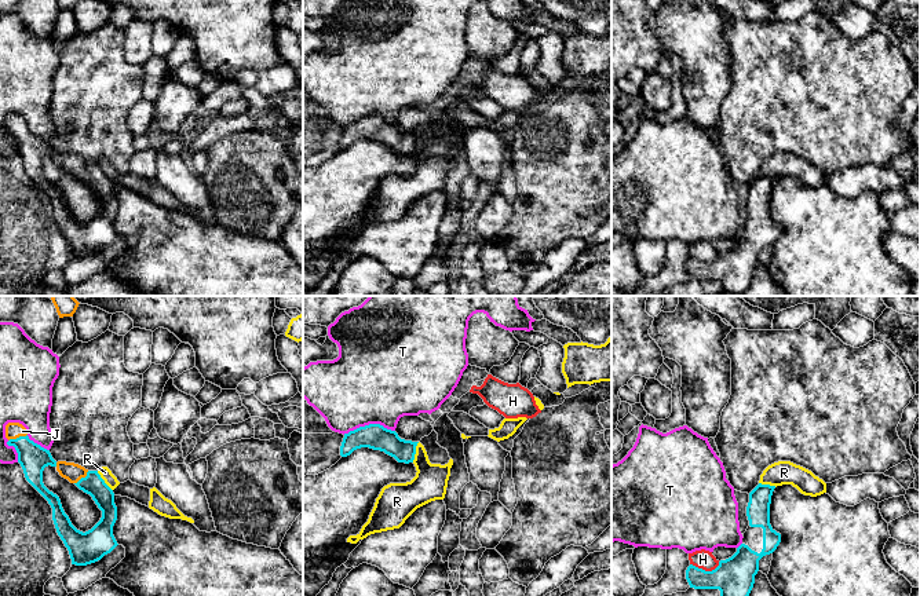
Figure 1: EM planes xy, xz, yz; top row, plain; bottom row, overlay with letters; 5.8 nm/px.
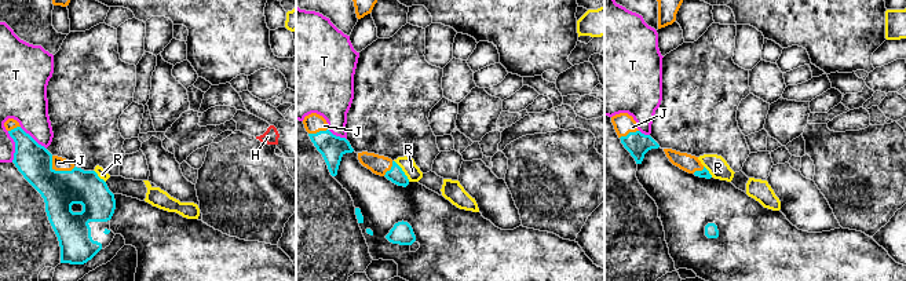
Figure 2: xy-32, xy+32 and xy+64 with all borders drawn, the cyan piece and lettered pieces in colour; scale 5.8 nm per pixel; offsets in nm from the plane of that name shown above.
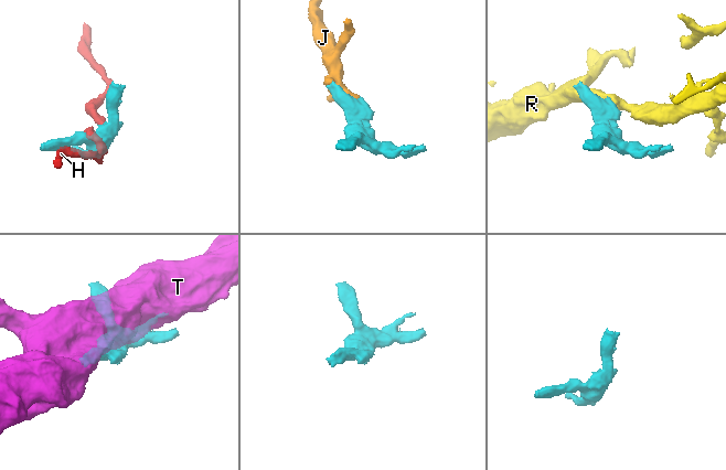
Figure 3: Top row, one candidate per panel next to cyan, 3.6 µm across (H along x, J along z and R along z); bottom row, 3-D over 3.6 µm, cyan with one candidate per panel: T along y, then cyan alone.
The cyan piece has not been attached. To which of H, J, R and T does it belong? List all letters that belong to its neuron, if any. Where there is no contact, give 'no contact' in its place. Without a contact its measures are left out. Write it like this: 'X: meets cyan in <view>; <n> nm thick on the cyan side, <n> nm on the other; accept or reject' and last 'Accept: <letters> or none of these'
H: meets cyan in yz; 240 nm thick on the cyan side, 110 nm on the other; reject
J: meets cyan in xy; 170 nm thick on the cyan side, 100 nm on the other; accept
R: meets cyan in xz; 150 nm thick on the cyan side, 200 nm on the other; reject
T: meets cyan in xz; 150 nm thick on the cyan side, 500 nm on the other; reject
Accept: J

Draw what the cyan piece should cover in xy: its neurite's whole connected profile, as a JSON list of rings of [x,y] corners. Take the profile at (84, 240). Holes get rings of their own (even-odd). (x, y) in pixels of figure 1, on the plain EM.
[[[19,114],[6,117],[6,129],[8,131],[7,136],[14,138],[18,145],[18,154],[26,172],[51,197],[56,224],[69,242],[72,256],[87,257],[110,245],[118,237],[113,227],[117,198],[113,182],[105,175],[98,162],[88,162],[74,154],[56,154],[50,142],[29,131],[26,120]],[[48,157],[55,158],[62,169],[90,186],[102,202],[101,212],[91,222],[85,224],[77,222],[65,205],[59,189],[44,178],[43,162]]]

